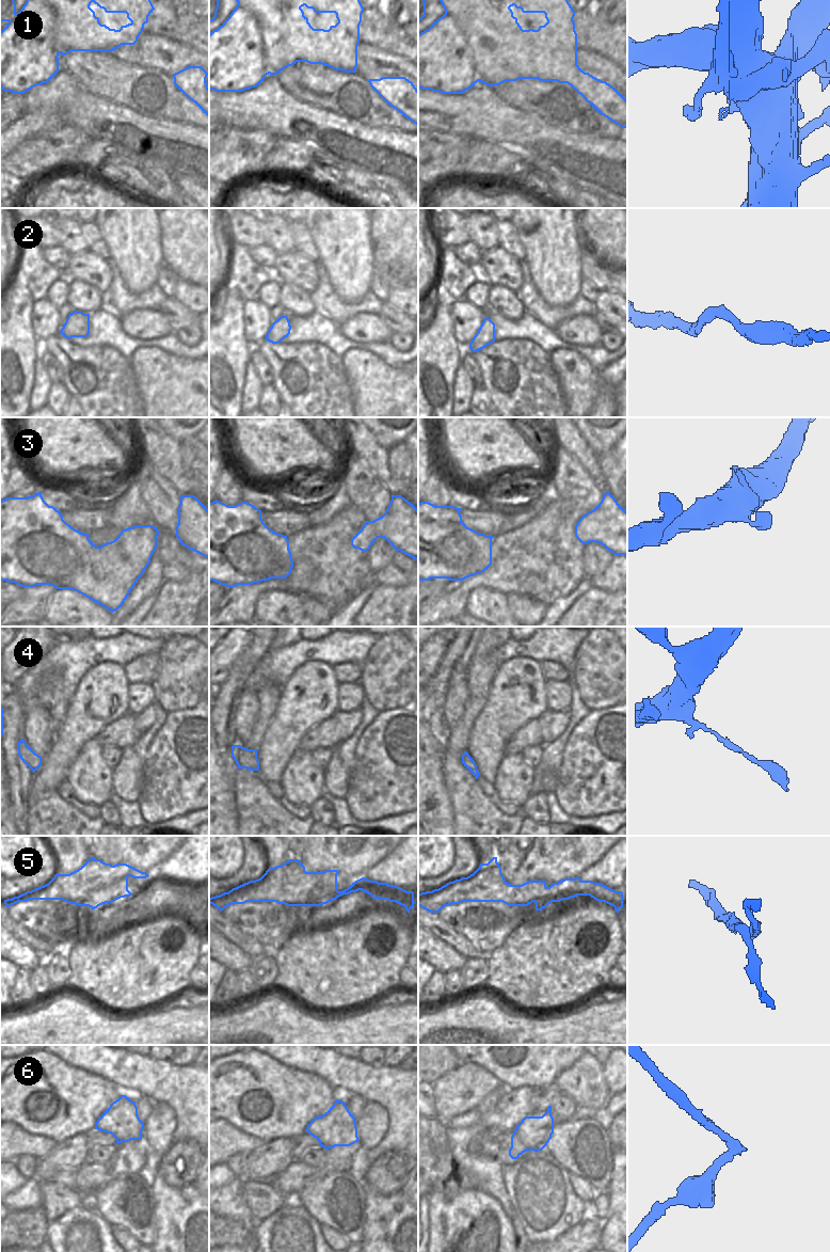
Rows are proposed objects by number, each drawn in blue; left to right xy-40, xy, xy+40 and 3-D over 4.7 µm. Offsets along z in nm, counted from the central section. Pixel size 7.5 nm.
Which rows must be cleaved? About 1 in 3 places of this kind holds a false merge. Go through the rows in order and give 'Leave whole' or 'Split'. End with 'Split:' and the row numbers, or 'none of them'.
1: Split
2: Leave whole
3: Leave whole
4: Leave whole
5: Split
6: Split
Split: 1, 5, 6

